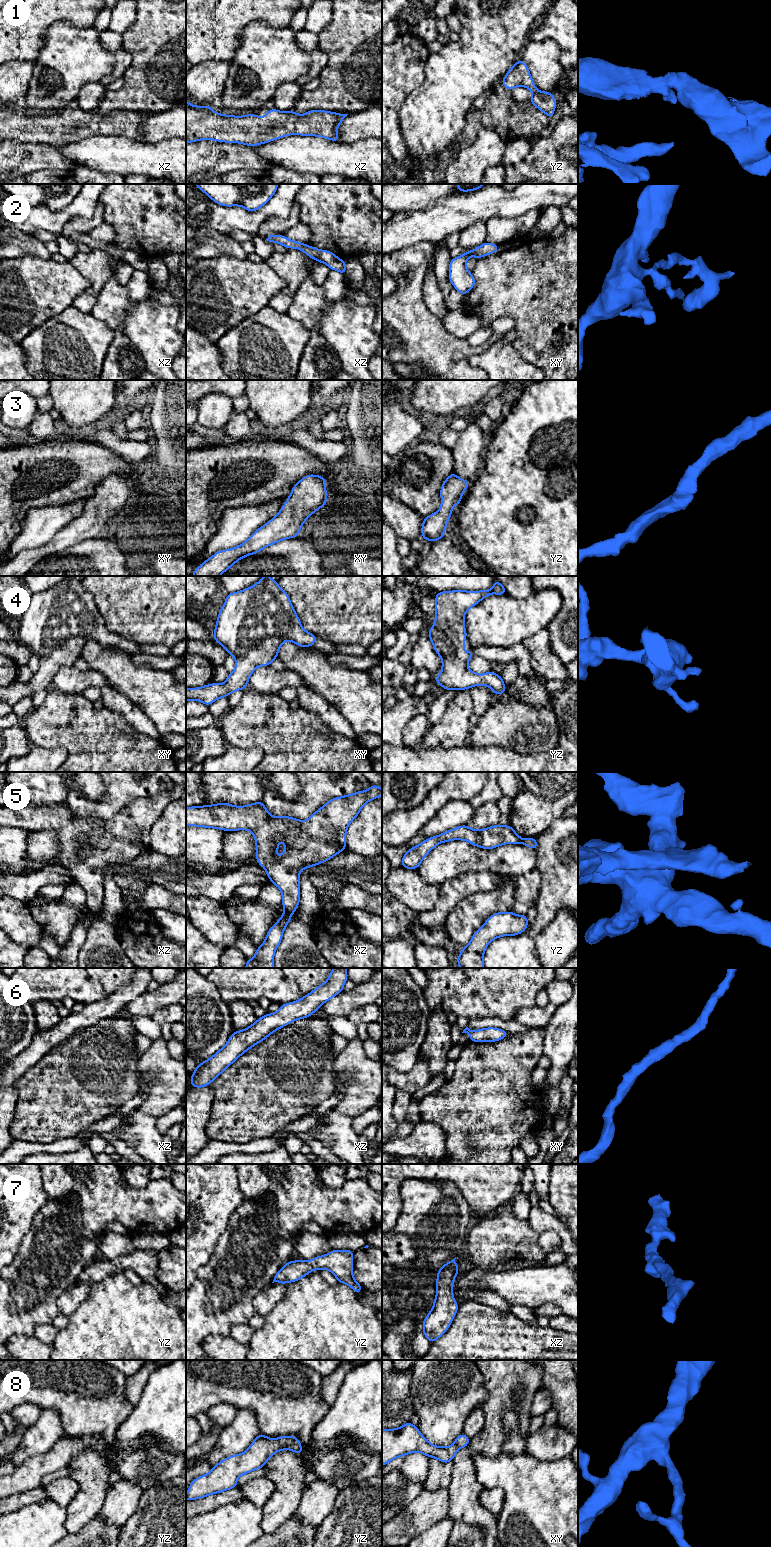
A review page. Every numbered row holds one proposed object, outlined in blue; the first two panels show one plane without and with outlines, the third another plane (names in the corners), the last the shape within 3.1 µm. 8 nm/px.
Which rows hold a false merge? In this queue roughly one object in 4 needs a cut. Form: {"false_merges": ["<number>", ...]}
{"false_merges": ["5"]}

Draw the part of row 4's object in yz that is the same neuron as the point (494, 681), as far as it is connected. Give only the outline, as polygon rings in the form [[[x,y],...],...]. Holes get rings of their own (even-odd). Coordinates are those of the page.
[[[497,579],[490,590],[454,590],[435,594],[435,623],[428,635],[434,650],[442,659],[442,670],[435,682],[446,690],[486,685],[495,694],[502,695],[506,692],[501,675],[491,671],[482,675],[474,673],[467,667],[474,655],[473,650],[464,653],[464,640],[467,639],[465,613],[491,594],[507,594],[505,587]]]

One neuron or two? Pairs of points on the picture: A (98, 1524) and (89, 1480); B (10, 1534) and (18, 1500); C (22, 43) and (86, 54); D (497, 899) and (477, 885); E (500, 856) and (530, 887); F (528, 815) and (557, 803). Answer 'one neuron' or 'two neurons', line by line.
A: two neurons
B: two neurons
C: two neurons
D: two neurons
E: two neurons
F: one neuron

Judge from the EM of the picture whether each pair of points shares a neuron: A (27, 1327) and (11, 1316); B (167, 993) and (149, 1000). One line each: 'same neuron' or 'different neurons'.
A: same neuron
B: same neuron

